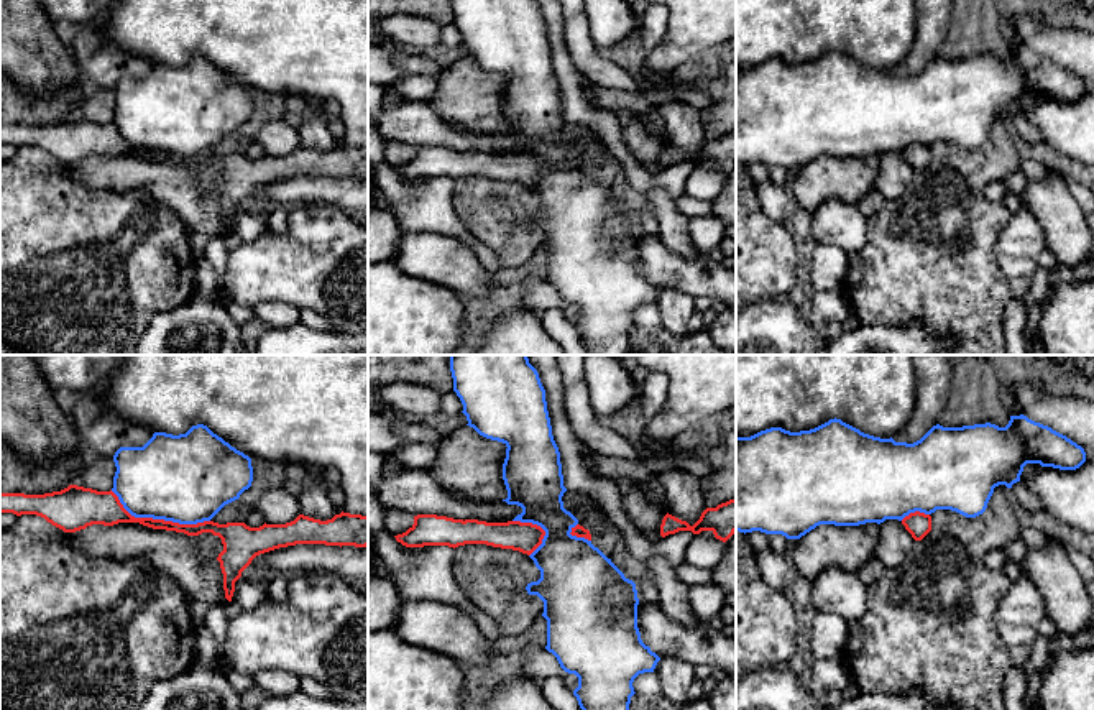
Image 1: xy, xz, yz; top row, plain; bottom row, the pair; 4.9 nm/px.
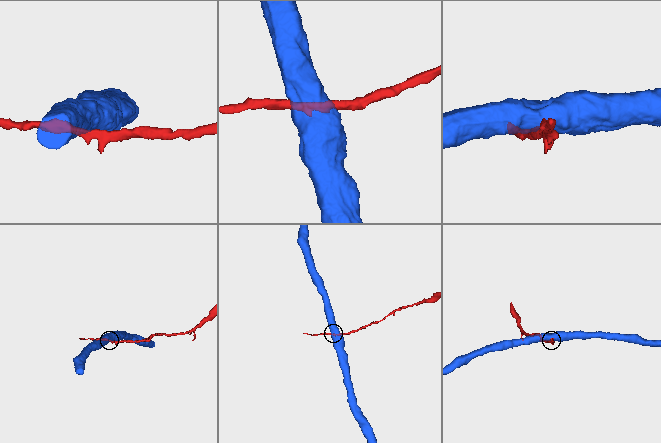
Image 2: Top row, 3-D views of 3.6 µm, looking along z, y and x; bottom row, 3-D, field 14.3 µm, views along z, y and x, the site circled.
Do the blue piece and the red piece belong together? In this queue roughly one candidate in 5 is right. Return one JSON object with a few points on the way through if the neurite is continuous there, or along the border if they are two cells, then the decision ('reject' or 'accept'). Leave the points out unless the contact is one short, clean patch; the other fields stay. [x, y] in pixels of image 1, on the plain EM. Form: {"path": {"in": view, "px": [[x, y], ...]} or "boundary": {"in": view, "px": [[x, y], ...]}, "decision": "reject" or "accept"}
{"decision": "reject"}

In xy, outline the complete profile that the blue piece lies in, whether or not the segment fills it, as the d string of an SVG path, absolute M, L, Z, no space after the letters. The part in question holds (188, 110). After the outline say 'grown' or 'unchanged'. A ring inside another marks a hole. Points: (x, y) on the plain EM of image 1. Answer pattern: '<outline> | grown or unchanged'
M204 56L179 67L154 64L143 79L120 79L113 94L117 104L112 123L131 148L179 156L210 153L253 113L251 90Z | unchanged

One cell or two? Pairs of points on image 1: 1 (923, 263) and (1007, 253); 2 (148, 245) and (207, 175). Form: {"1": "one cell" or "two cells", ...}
{"1": "two cells", "2": "two cells"}

